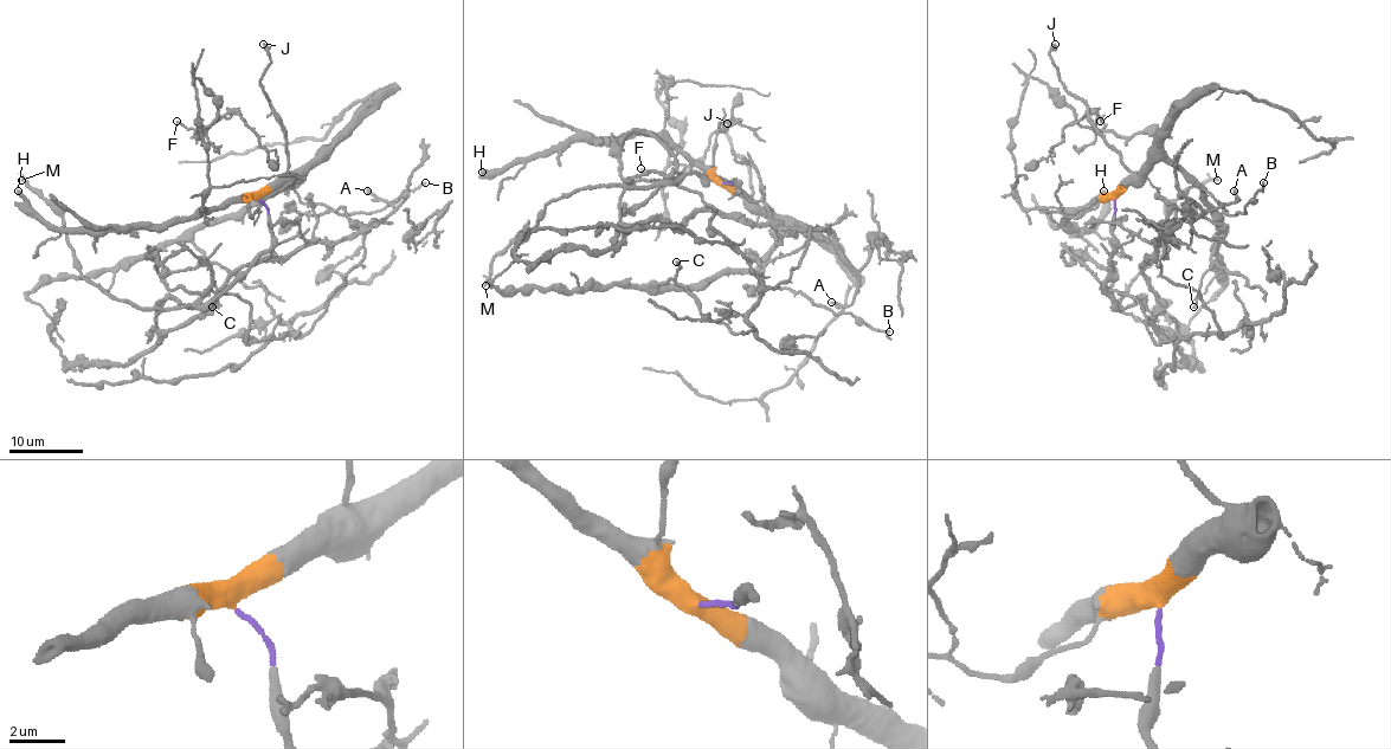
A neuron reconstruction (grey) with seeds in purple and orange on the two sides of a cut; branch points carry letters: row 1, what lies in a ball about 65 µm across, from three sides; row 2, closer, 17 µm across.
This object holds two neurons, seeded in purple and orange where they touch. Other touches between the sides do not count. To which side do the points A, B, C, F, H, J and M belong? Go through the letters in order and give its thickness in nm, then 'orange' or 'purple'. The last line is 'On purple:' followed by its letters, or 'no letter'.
A: calibre 240 nm; purple
B: calibre 180 nm; orange
C: calibre 130 nm; orange
F: calibre 100 nm; orange
H: calibre 360 nm; orange
J: calibre 440 nm; orange
M: calibre 190 nm; purple
On purple: A, M

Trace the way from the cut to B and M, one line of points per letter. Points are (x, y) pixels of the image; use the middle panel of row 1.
B: (721, 182), (755, 201), (781, 228), (780, 244), (758, 272), (767, 288), (802, 291), (813, 302), (890, 331)
M: (723, 182), (735, 181), (690, 174), (648, 187), (577, 188), (545, 207), (533, 228), (491, 259), (484, 285)

